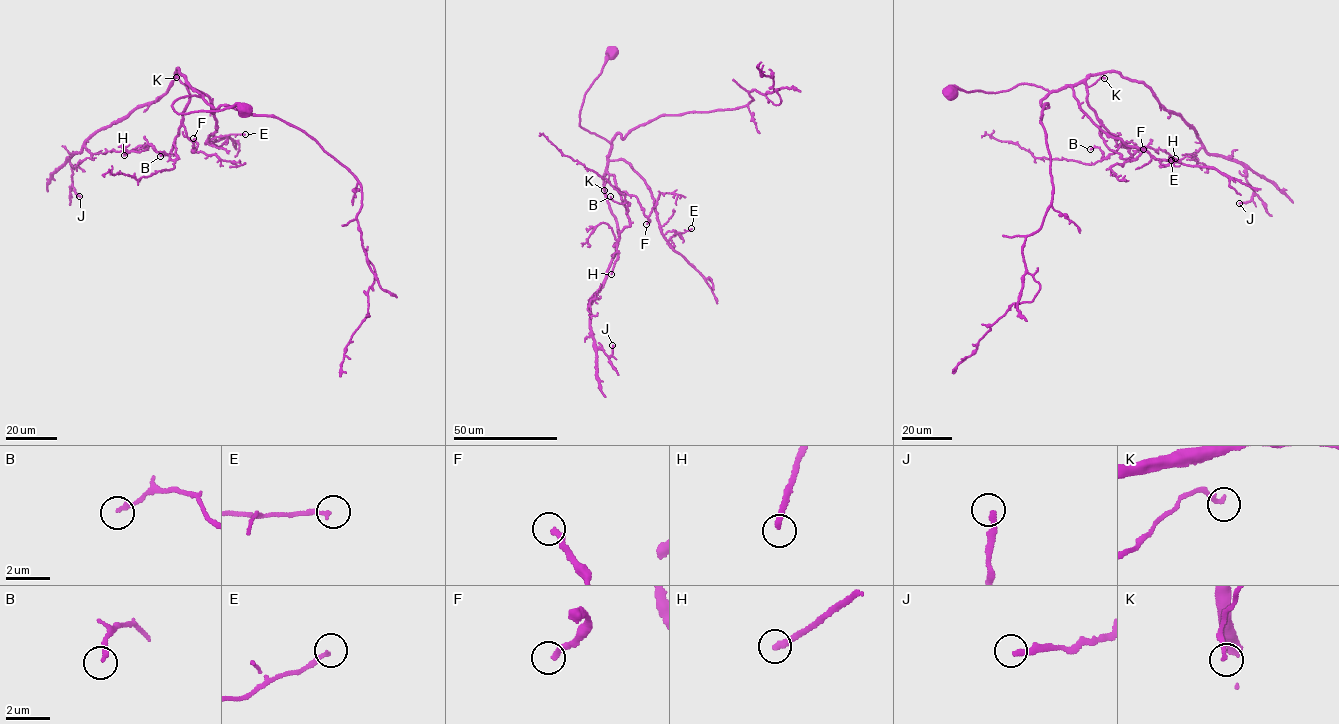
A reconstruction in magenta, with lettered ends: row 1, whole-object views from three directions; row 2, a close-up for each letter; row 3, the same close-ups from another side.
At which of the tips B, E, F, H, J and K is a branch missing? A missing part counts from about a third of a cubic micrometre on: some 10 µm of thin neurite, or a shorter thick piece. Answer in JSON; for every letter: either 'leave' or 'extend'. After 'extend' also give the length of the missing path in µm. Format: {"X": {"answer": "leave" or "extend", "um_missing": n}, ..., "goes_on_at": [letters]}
{"B": {"answer": "leave"}, "E": {"answer": "leave"}, "F": {"answer": "leave"}, "H": {"answer": "leave"}, "J": {"answer": "leave"}, "K": {"answer": "leave"}, "goes_on_at": []}

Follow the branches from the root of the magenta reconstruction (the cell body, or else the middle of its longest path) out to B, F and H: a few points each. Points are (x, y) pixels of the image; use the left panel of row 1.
B: (245, 109), (178, 113), (172, 106), (176, 99), (202, 95), (187, 84), (177, 156), (160, 156)
F: (245, 109), (178, 113), (172, 106), (176, 99), (202, 95), (187, 84), (182, 122), (193, 152), (193, 138)
H: (245, 109), (178, 113), (176, 99), (202, 95), (187, 84), (170, 153), (147, 143), (124, 155)

